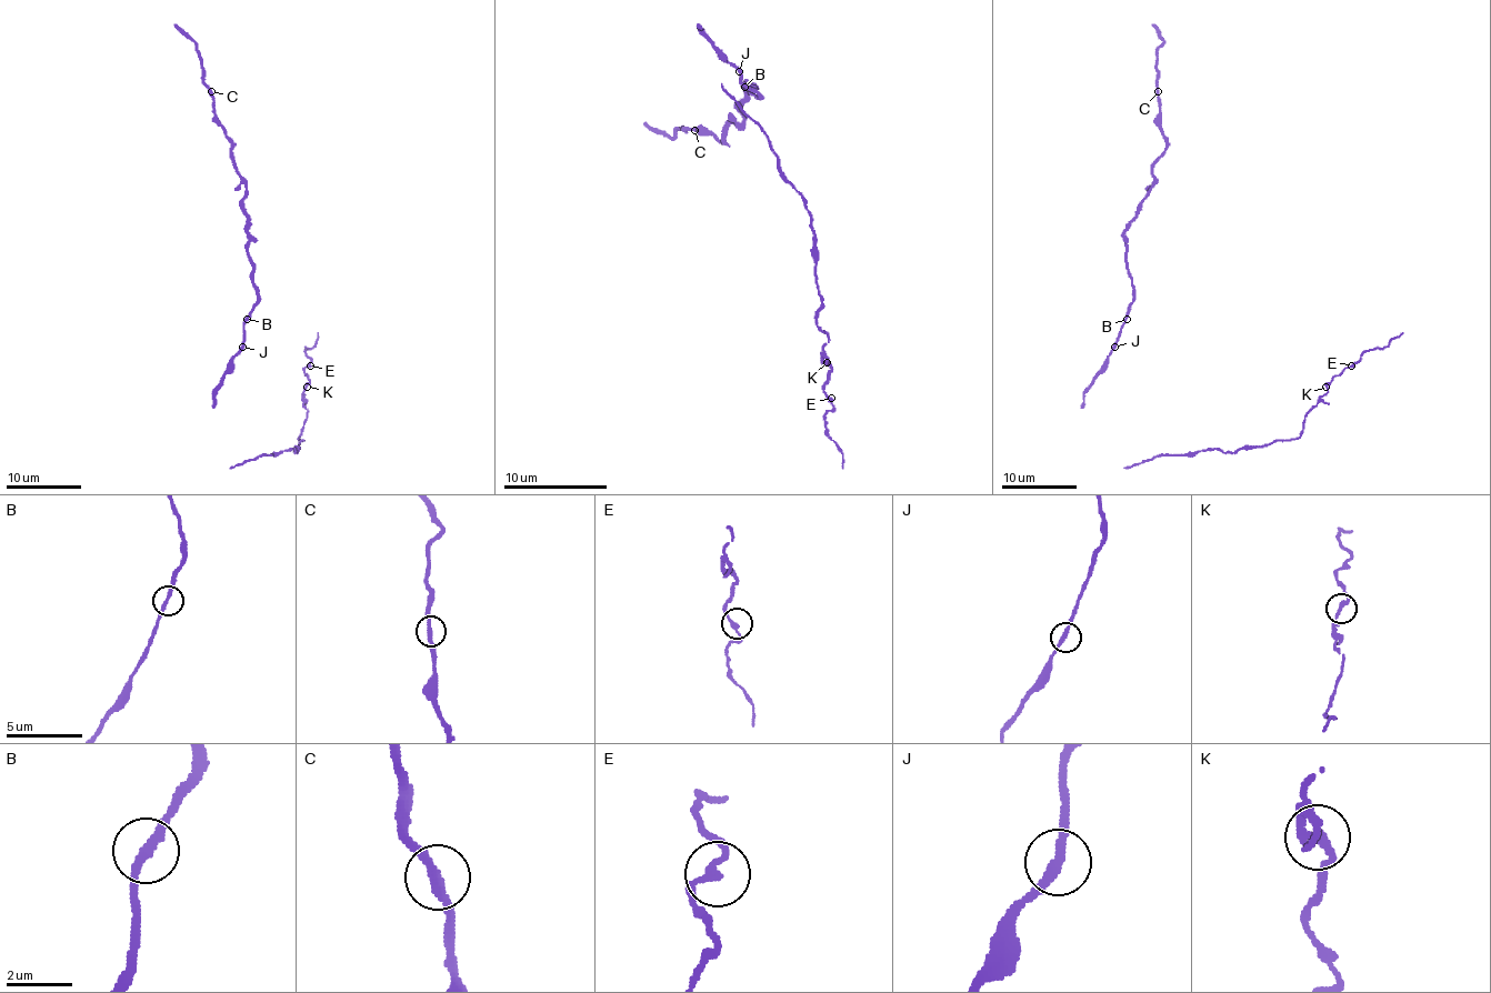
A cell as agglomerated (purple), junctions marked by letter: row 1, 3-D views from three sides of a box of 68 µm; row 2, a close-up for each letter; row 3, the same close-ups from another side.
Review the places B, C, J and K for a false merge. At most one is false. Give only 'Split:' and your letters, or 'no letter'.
Split: no letter

